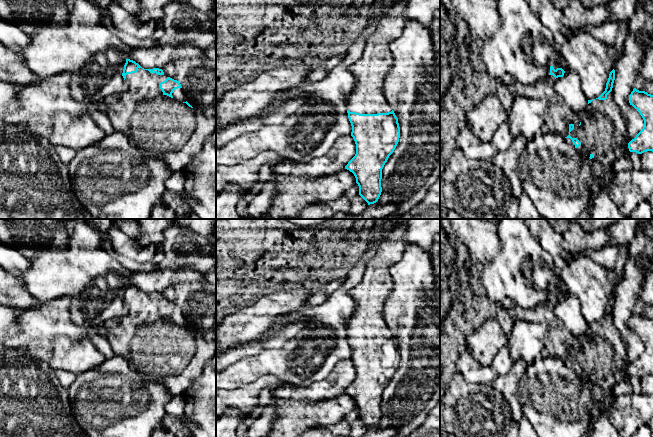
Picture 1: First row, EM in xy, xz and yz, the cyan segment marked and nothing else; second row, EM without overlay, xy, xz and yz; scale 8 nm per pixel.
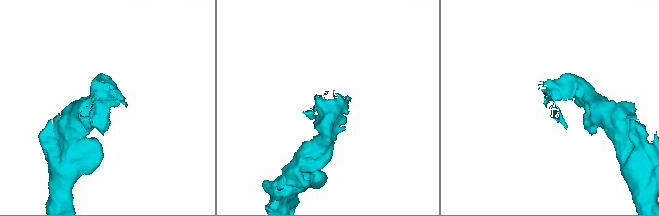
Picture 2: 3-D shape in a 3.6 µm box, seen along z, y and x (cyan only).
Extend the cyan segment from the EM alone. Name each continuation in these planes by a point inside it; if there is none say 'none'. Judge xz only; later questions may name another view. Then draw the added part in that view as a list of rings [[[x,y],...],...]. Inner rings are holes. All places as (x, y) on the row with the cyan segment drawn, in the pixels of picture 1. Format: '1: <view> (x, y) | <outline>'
1: xz (370, 70) | [[[370,0],[371,13],[367,24],[375,23],[375,30],[366,37],[362,55],[349,67],[355,78],[355,87],[346,103],[346,109],[360,114],[378,114],[392,111],[384,94],[384,82],[393,65],[391,45],[402,37],[405,25],[405,0]]]

